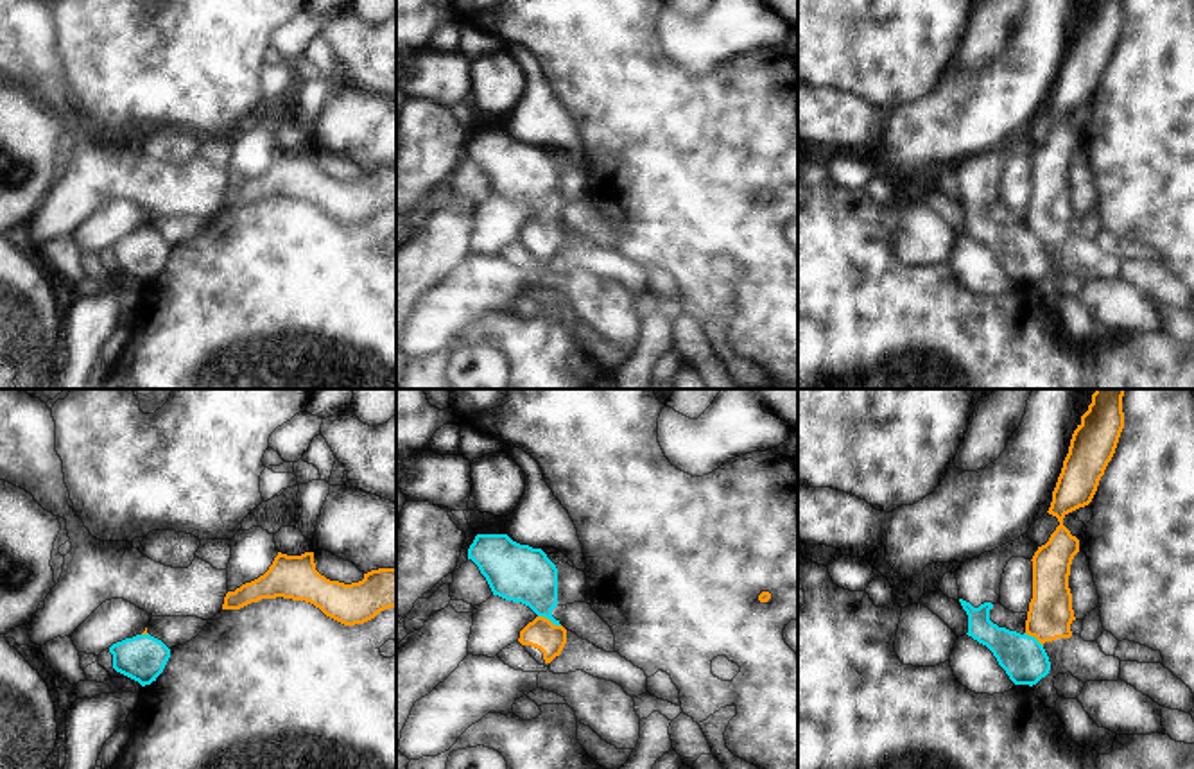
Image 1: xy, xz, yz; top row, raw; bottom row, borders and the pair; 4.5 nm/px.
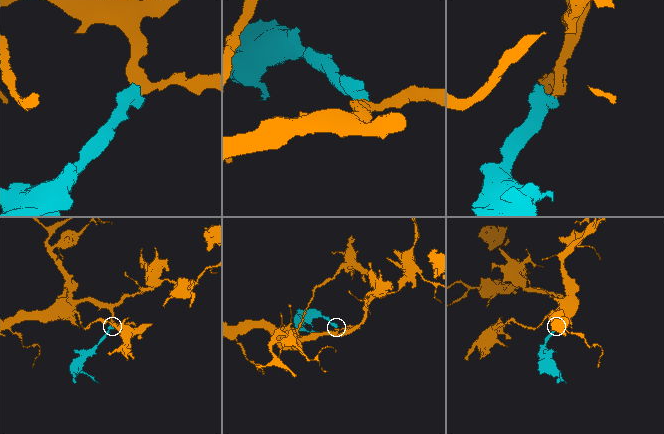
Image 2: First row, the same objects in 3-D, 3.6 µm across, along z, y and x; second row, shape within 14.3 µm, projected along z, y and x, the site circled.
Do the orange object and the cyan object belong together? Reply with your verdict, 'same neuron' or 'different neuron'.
different neuron

